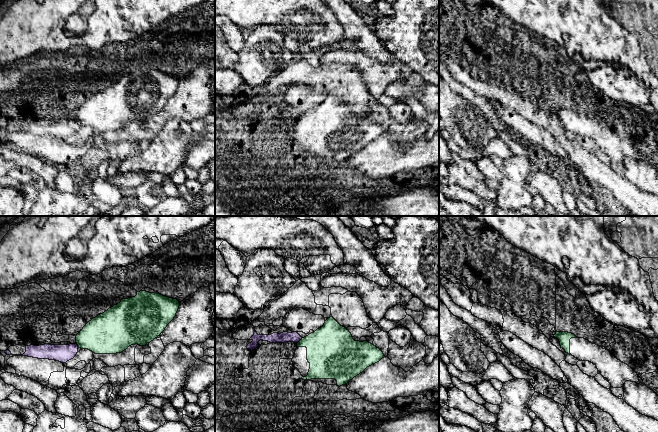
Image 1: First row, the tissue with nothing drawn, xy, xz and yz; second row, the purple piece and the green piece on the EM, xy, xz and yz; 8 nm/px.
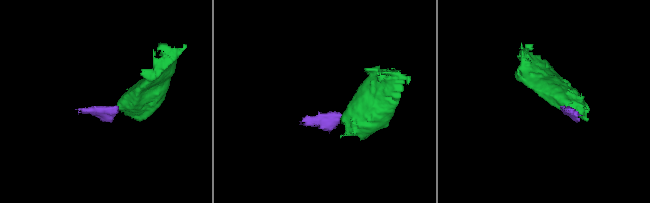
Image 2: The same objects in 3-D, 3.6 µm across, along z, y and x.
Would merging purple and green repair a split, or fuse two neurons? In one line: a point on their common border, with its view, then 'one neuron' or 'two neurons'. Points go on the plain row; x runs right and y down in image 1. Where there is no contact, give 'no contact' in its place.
contact xz (299, 116); two neurons

